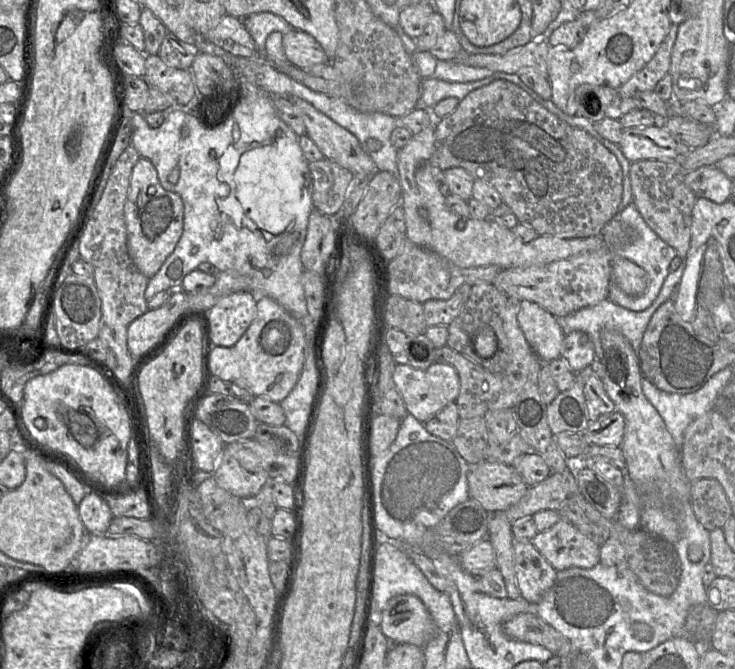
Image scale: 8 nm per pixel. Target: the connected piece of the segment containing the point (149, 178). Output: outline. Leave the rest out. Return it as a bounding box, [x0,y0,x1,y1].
[124,157,184,277]

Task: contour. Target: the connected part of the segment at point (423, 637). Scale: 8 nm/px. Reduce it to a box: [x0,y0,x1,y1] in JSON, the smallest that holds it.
[380,594,434,647]

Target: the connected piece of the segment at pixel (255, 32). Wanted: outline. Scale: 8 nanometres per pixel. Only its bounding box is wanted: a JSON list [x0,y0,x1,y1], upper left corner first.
[242,12,295,55]

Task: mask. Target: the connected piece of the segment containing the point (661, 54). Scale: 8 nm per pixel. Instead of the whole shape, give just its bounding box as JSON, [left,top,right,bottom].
[617,24,679,97]

